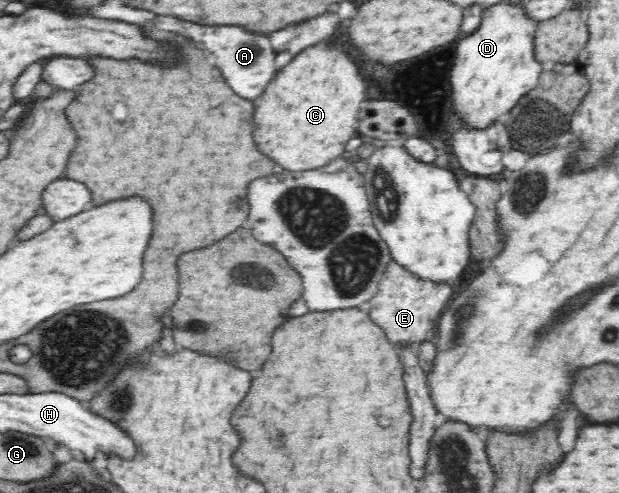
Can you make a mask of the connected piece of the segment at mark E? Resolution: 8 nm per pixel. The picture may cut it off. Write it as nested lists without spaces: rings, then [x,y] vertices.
[[[390,261],[378,282],[378,292],[370,300],[369,316],[386,333],[386,336],[398,346],[398,341],[410,341],[416,346],[420,341],[434,338],[430,330],[436,331],[438,316],[445,308],[446,300],[452,294],[448,282],[435,282],[434,279],[422,279],[396,261]]]

